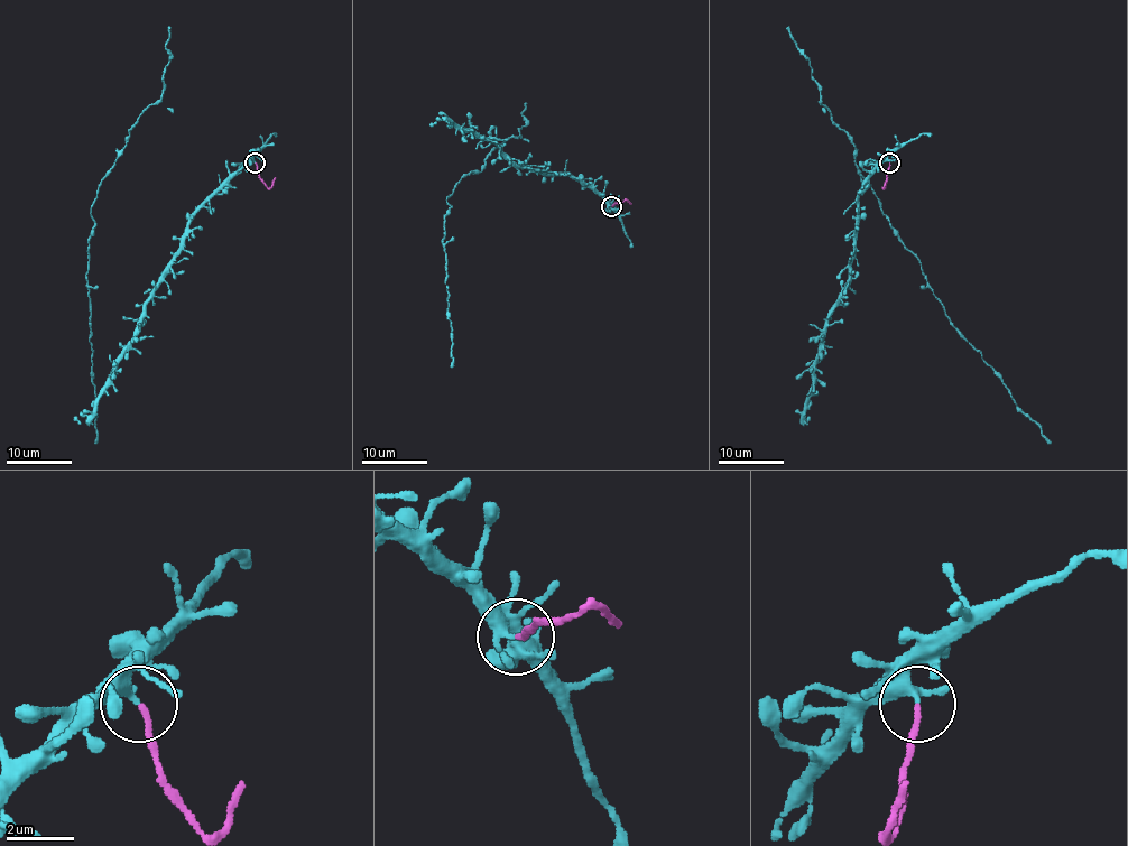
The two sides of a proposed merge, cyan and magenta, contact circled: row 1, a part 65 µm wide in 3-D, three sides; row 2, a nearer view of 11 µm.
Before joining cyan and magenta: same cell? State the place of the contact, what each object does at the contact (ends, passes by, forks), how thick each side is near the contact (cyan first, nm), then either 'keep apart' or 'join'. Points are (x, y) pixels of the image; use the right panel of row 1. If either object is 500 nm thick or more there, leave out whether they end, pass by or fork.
place (889, 163); cyan passes by; magenta ends; calibres 220 and 160 nm; keep apart

